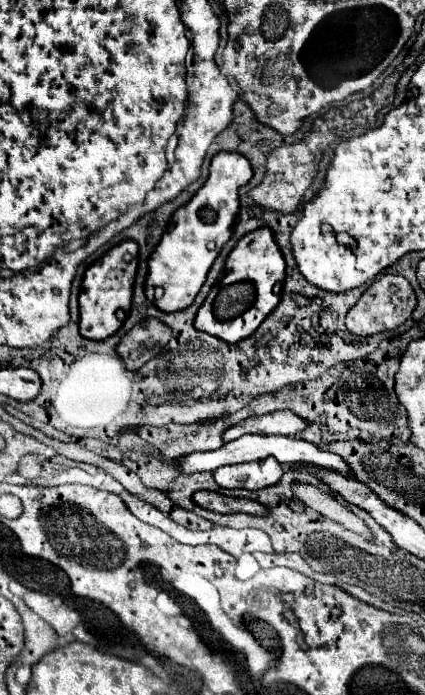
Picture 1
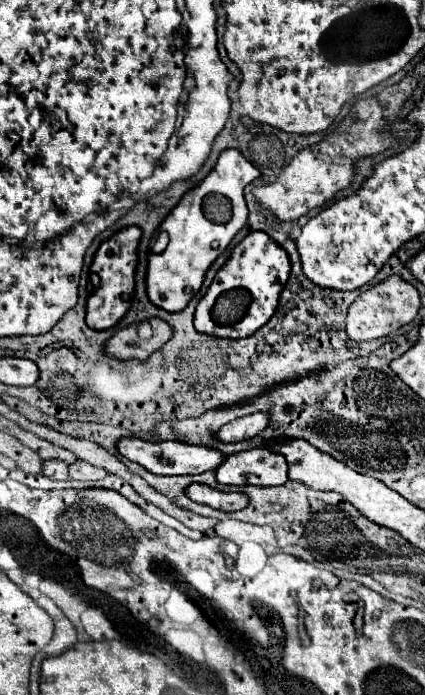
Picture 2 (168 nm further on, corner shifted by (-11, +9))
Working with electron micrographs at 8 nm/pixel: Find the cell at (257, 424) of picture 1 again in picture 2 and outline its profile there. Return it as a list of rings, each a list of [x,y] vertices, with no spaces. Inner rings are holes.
[[[257,412],[257,414],[251,414],[251,416],[243,416],[243,418],[237,418],[229,424],[225,424],[217,438],[223,440],[223,442],[239,442],[239,440],[249,440],[249,438],[255,438],[259,432],[263,432],[263,428],[267,428],[269,424],[269,416],[267,412]]]

